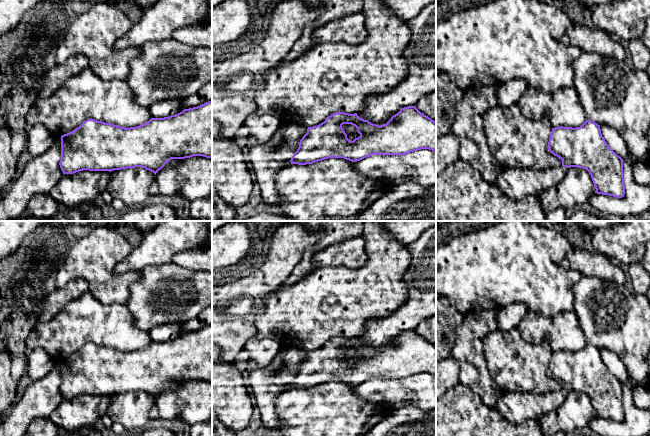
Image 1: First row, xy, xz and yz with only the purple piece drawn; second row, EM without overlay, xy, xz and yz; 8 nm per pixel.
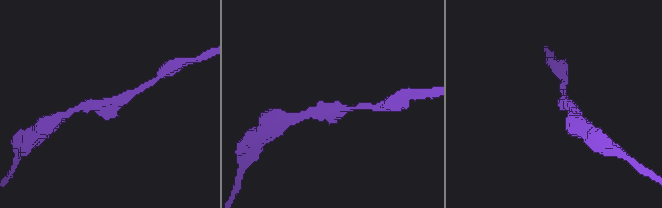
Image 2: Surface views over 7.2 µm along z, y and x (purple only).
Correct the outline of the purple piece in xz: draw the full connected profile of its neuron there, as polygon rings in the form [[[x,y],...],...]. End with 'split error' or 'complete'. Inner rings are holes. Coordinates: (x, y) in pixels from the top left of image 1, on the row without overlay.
[[[416,330],[401,332],[386,348],[381,350],[360,342],[357,337],[336,336],[328,340],[321,348],[308,351],[307,357],[300,364],[299,371],[290,386],[306,389],[328,382],[344,382],[357,386],[374,378],[400,380],[421,373],[436,376],[436,346],[421,337]],[[343,348],[355,350],[360,360],[353,365],[349,364],[342,352]]] | complete

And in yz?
[[[586,343],[580,351],[552,352],[548,374],[562,384],[563,391],[587,394],[595,417],[624,421],[624,384],[609,371],[597,347]]] | complete

